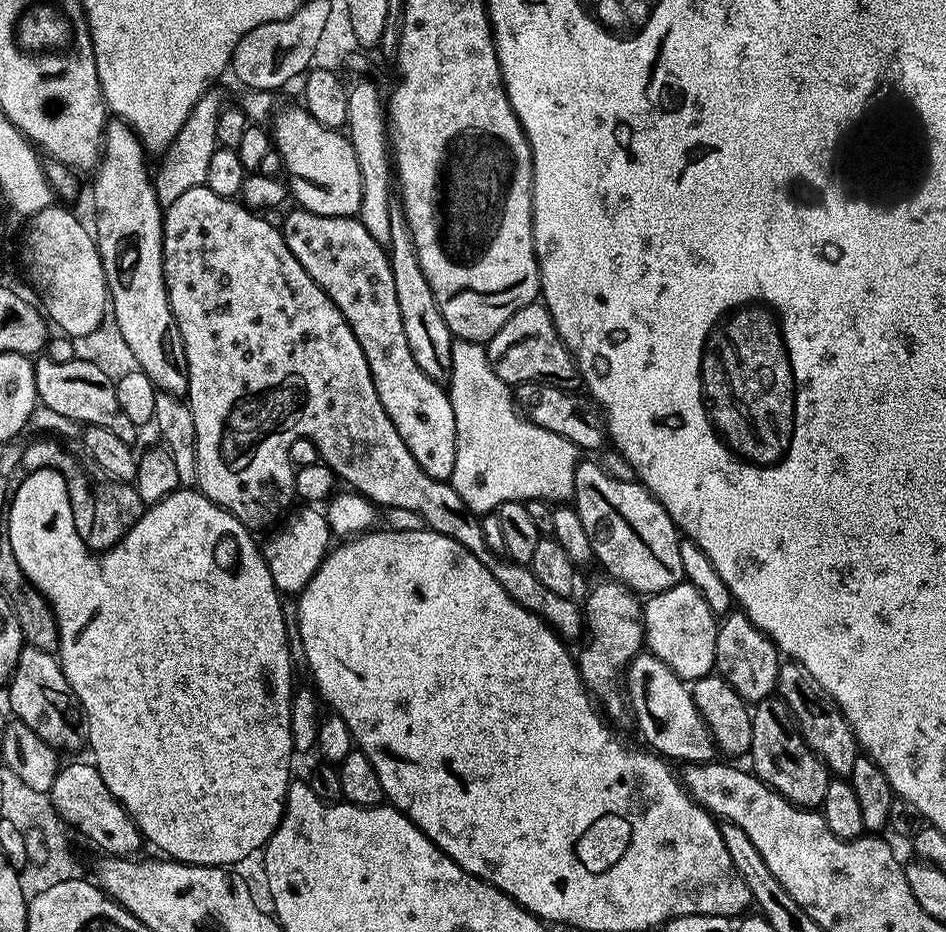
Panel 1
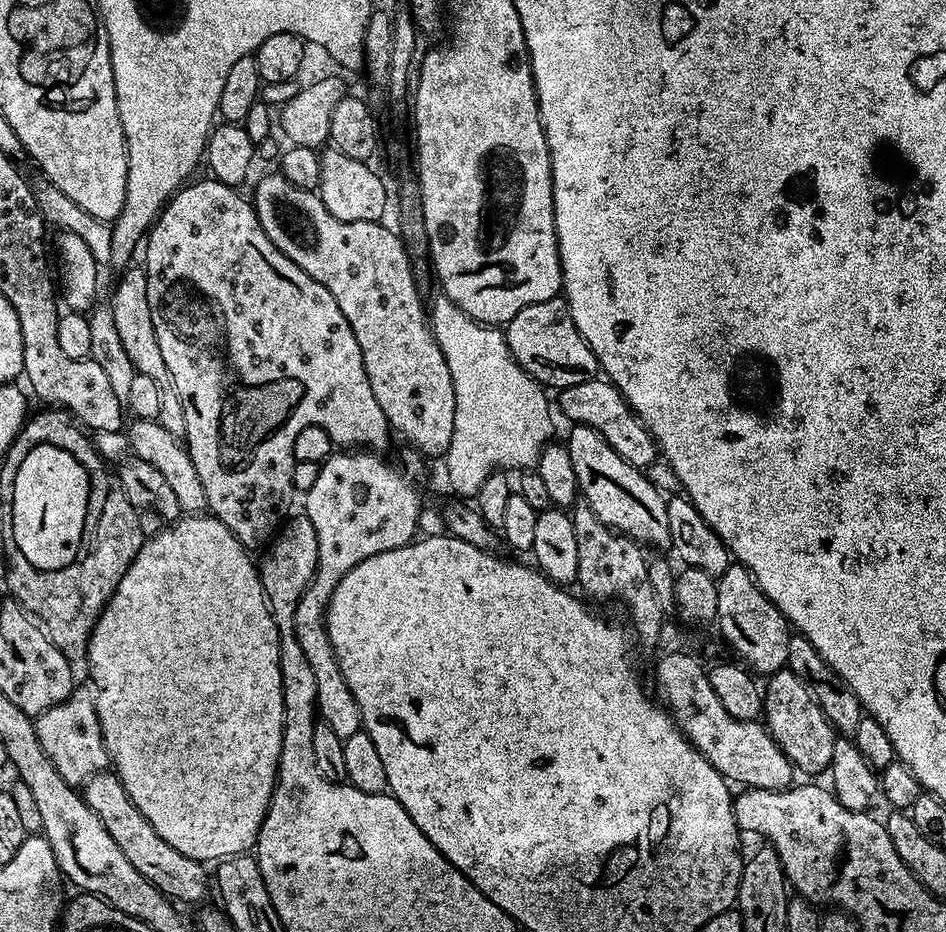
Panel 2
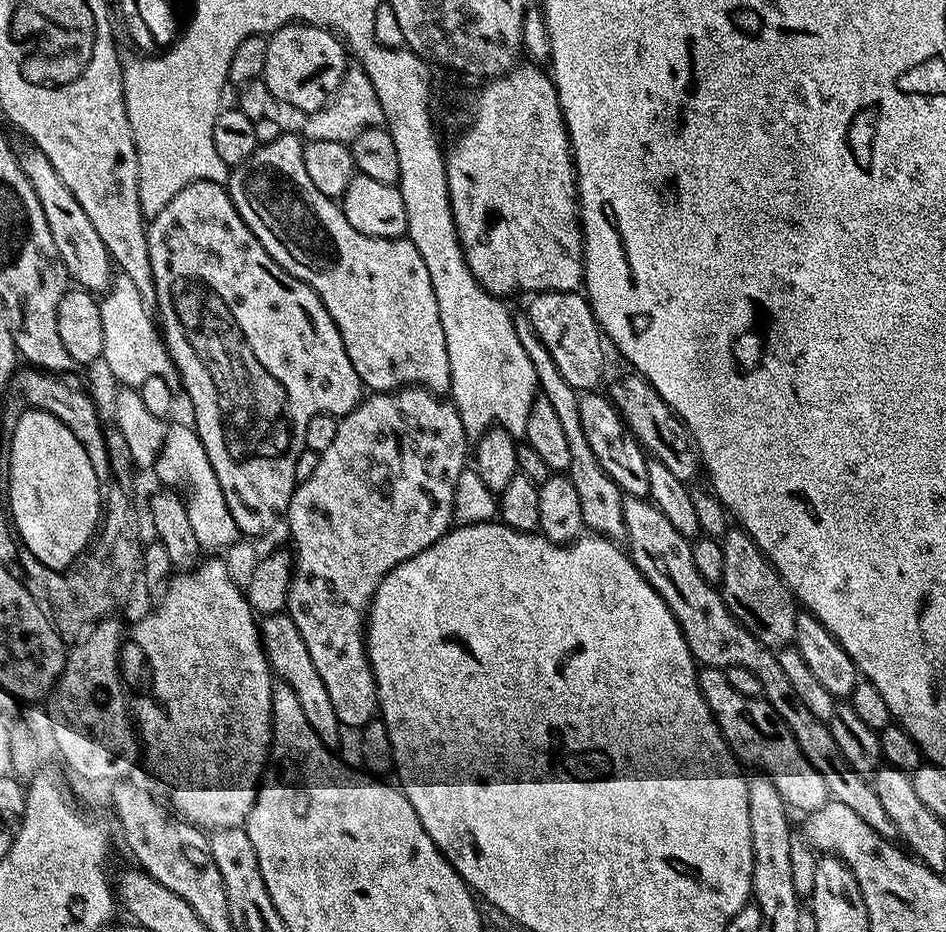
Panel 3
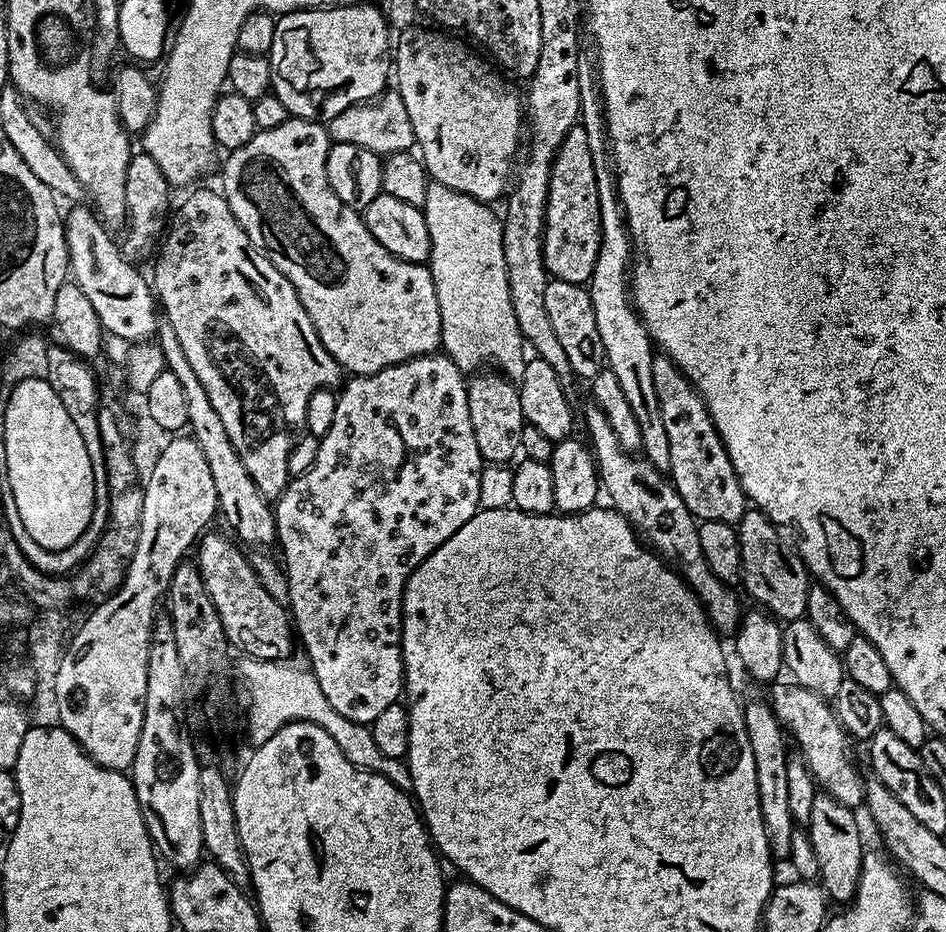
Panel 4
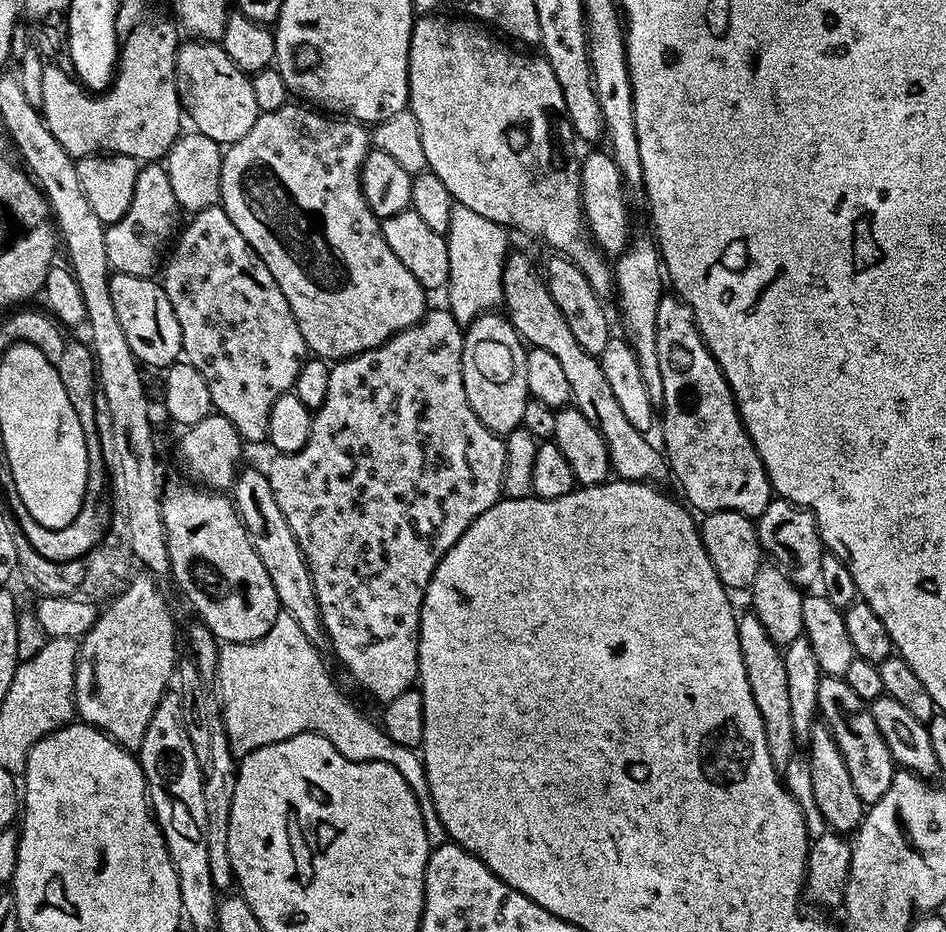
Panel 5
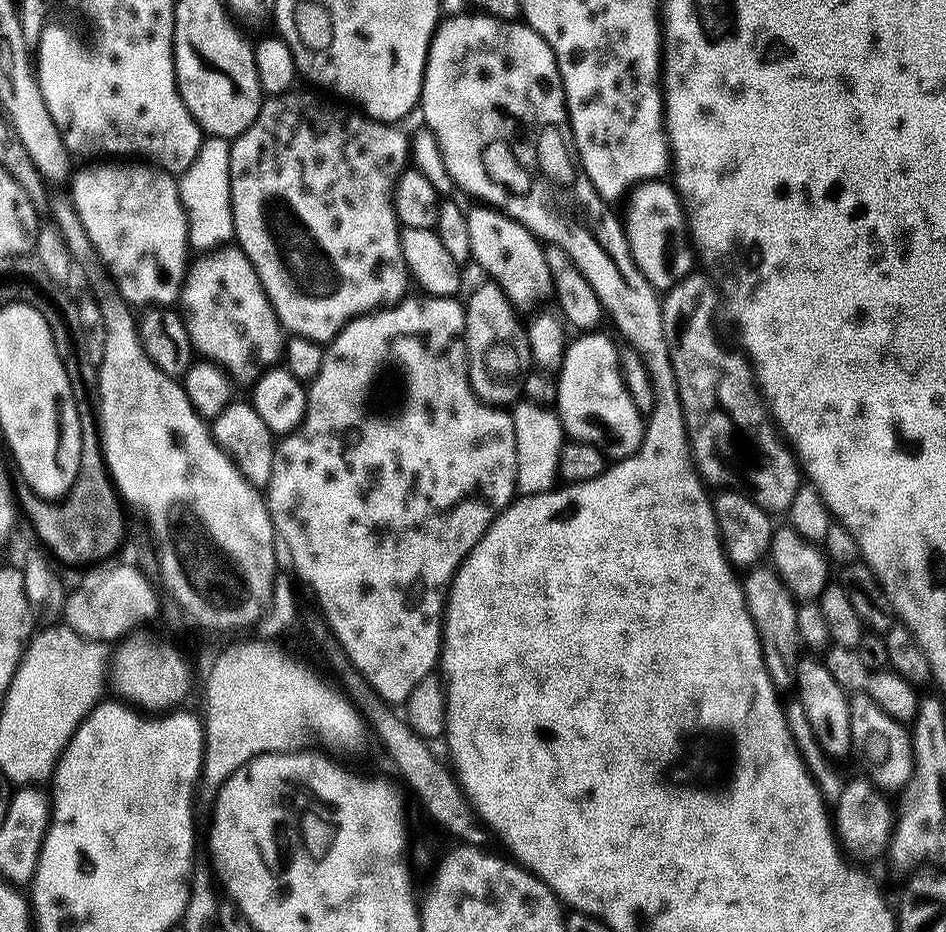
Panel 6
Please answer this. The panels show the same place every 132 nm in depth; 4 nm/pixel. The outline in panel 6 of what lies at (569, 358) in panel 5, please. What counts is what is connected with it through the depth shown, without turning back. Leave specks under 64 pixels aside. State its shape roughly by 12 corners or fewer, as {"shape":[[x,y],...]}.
{"shape":[[472,206],[471,259],[521,313],[553,299],[545,245]]}

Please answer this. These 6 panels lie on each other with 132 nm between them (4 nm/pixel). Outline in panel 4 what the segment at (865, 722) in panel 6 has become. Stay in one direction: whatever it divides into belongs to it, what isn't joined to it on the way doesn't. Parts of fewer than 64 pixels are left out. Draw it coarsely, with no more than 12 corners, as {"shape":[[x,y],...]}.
{"shape":[[771,685],[781,728],[813,780],[856,810],[865,781],[827,699]]}

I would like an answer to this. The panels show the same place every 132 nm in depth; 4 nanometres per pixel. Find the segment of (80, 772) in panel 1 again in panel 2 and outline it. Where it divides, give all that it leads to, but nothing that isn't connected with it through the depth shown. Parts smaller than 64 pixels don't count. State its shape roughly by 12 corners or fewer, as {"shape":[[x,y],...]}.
{"shape":[[116,777],[83,785],[122,854],[173,901],[210,892],[205,865],[158,838]]}

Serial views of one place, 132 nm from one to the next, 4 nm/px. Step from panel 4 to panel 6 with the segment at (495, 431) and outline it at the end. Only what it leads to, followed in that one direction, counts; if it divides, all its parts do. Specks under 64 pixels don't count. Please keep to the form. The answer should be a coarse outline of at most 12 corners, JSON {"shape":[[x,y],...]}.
{"shape":[[483,282],[466,299],[468,381],[489,406],[521,399],[525,325]]}

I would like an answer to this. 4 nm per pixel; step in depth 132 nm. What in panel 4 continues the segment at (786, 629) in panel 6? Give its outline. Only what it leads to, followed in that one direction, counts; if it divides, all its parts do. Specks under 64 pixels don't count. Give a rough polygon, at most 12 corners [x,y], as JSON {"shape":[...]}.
{"shape":[[767,699],[743,705],[758,804],[777,861],[794,821],[786,734]]}

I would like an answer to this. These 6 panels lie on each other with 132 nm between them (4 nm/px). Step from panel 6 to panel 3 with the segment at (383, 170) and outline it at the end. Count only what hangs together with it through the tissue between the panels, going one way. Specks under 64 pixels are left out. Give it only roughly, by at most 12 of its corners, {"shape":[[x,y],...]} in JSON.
{"shape":[[281,134],[229,171],[365,389],[451,393],[430,273],[374,238]]}

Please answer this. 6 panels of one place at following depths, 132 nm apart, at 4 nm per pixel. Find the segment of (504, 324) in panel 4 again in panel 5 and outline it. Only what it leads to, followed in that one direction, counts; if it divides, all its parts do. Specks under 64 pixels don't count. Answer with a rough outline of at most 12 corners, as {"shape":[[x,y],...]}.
{"shape":[[453,203],[446,308],[501,307],[509,229]]}

